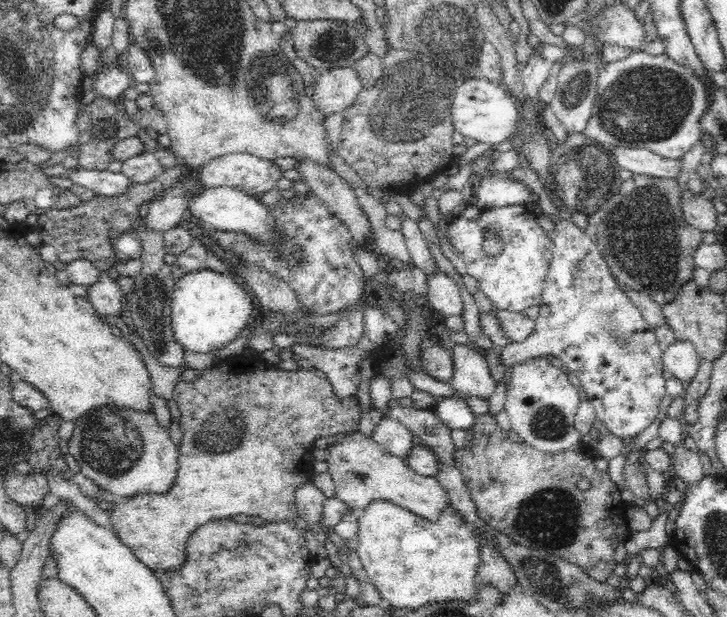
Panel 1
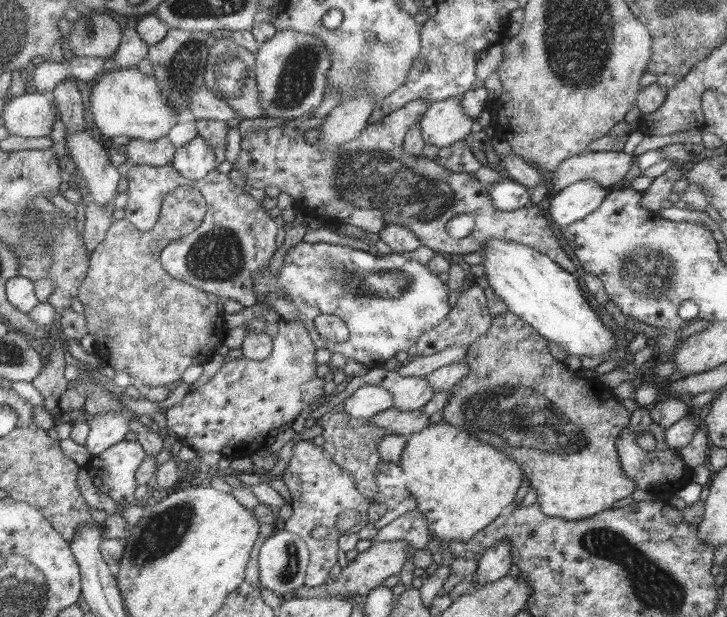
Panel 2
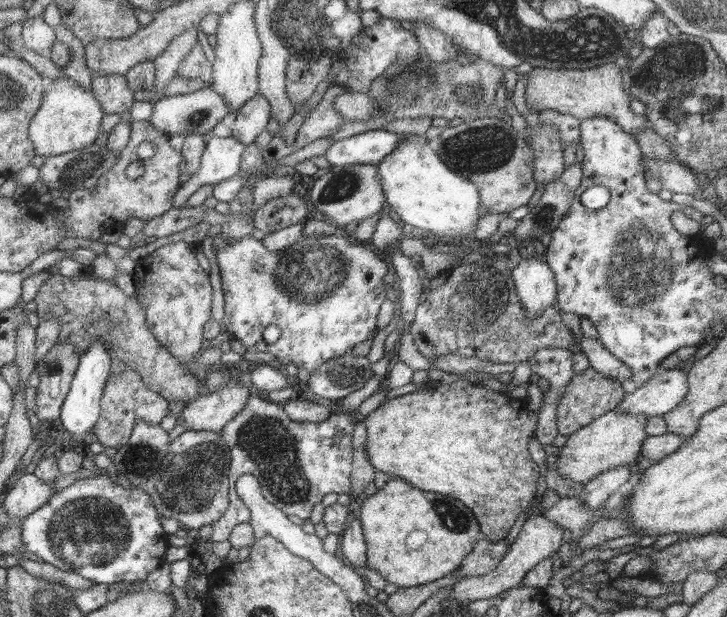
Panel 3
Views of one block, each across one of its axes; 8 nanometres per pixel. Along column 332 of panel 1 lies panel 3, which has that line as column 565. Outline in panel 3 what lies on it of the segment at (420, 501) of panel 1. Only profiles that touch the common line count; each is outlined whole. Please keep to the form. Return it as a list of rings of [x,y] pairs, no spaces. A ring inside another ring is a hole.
[[[612,410],[599,417],[585,428],[577,430],[568,437],[564,446],[559,448],[559,456],[554,458],[552,468],[567,480],[568,484],[585,483],[607,470],[617,466],[634,463],[641,452],[642,441],[647,437],[646,415],[630,415]]]

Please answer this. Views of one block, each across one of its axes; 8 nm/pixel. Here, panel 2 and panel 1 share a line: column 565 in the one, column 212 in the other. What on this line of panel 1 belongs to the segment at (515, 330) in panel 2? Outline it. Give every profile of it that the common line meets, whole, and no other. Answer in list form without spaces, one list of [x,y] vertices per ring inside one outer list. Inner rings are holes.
[[[258,353],[251,356],[242,354],[236,357],[220,358],[219,361],[208,361],[206,366],[200,365],[199,367],[200,374],[194,382],[184,380],[180,374],[179,378],[176,378],[176,385],[172,393],[172,402],[176,402],[176,406],[182,413],[179,423],[180,430],[182,430],[182,441],[178,447],[178,472],[176,472],[174,485],[167,494],[138,494],[132,498],[116,499],[112,511],[108,511],[114,534],[132,550],[140,562],[155,572],[172,573],[172,570],[178,570],[186,562],[188,537],[210,519],[223,519],[236,516],[236,514],[246,514],[246,516],[260,516],[260,518],[264,518],[265,522],[294,521],[297,517],[296,490],[306,482],[313,482],[313,478],[316,478],[316,461],[312,457],[316,439],[321,436],[336,435],[339,432],[356,432],[362,418],[360,403],[358,403],[356,395],[346,398],[346,400],[339,400],[333,392],[326,373],[315,367],[307,370],[291,365],[274,365],[272,362],[263,360]]]

